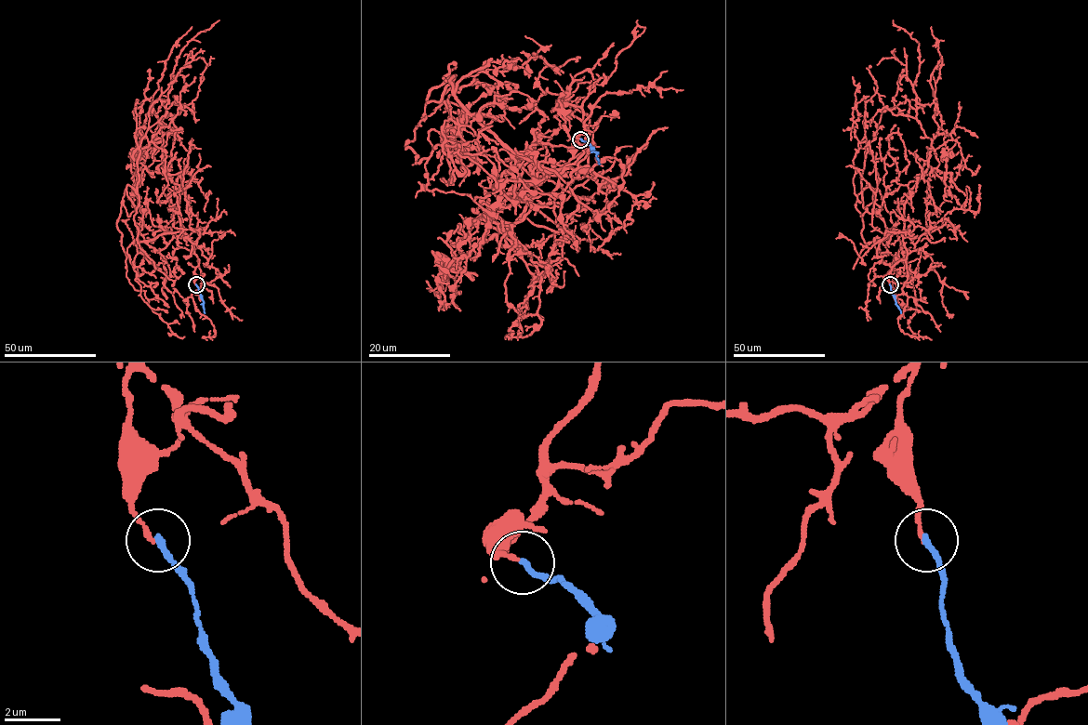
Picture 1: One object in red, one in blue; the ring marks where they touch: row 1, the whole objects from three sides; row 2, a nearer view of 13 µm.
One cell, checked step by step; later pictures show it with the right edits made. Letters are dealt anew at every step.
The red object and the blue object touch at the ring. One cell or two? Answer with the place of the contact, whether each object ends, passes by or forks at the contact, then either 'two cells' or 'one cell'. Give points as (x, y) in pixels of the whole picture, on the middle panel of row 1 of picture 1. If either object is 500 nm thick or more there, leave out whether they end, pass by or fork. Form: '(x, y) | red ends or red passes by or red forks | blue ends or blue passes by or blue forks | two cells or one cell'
(580, 139) | red ends | blue ends | two cells

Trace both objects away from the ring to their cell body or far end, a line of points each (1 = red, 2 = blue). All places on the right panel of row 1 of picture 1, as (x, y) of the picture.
1: (889, 284), (906, 258), (904, 232), (869, 243), (861, 234), (868, 141), (855, 137), (853, 77)
2: (889, 284), (901, 313)

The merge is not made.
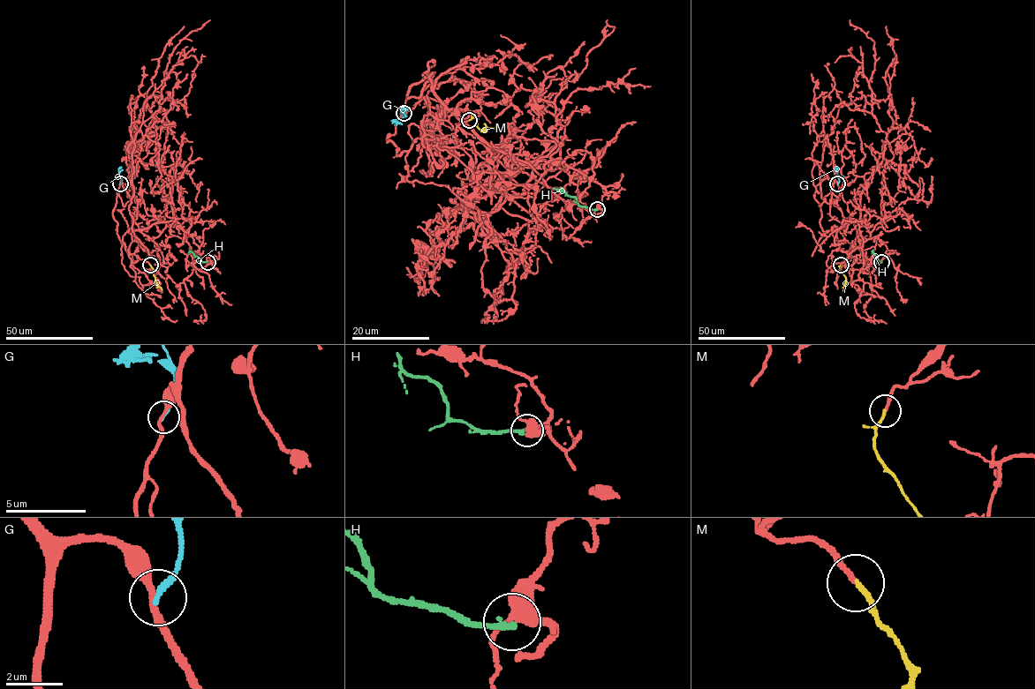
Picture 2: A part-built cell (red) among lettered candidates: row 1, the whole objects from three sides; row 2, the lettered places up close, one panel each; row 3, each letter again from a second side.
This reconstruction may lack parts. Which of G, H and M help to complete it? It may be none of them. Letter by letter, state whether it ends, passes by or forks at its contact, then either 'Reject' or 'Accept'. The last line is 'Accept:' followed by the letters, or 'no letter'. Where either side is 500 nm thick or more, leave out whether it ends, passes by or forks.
G: It ends there. Reject
H: It ends there. Reject
M: It ends there. Accept
Accept: M

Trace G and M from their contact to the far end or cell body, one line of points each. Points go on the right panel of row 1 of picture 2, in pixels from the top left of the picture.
G: (838, 183), (838, 169), (834, 168)
M: (841, 264), (840, 268), (845, 277), (842, 290)

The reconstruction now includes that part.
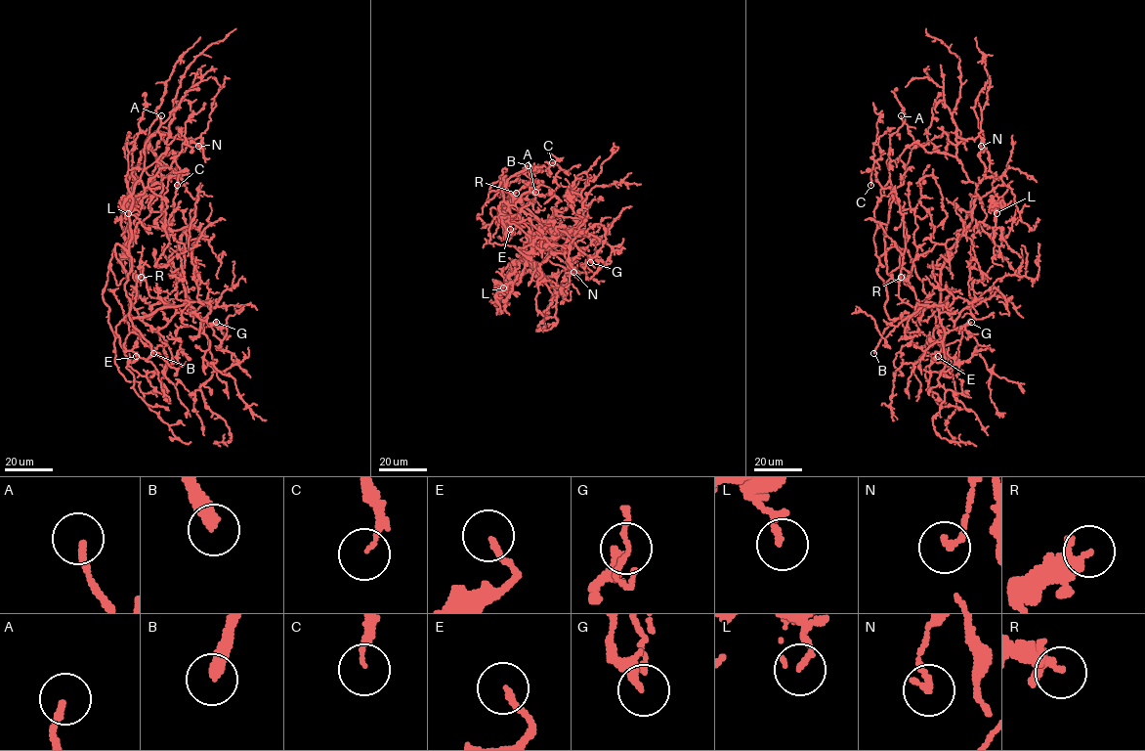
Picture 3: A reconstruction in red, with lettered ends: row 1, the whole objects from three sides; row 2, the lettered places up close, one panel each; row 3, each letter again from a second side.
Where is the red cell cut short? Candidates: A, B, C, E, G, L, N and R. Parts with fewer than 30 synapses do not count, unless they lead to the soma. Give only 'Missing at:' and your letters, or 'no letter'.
Missing at: A, B

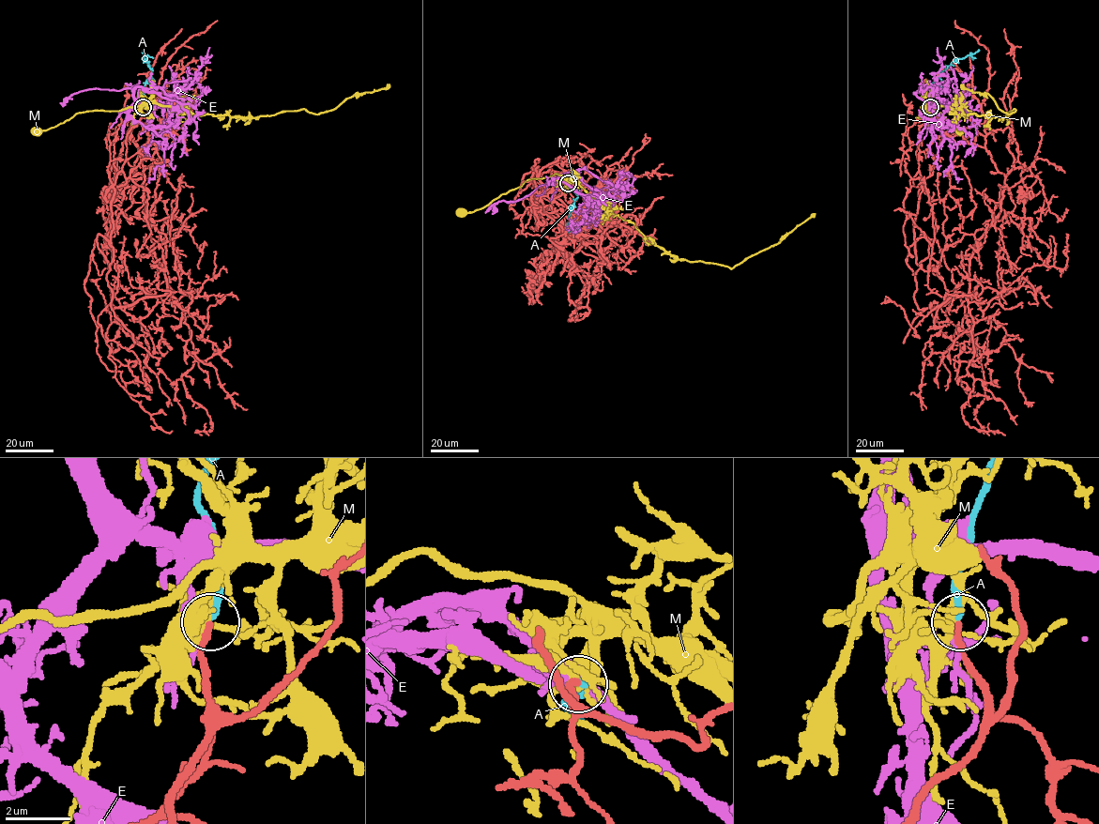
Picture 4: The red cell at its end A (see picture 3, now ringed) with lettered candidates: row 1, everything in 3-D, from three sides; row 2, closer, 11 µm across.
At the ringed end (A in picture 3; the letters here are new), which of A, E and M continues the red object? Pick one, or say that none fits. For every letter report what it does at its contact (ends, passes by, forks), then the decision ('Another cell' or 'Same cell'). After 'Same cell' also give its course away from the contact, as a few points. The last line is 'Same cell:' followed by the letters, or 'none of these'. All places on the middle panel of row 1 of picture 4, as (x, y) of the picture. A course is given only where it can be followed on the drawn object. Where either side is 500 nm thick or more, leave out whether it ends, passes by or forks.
A: It ends there. Same cell. Its course: (568, 183), (577, 194), (570, 212), (568, 232)
E: It passes by. Another cell
M: It forks there. Another cell
Same cell: A

